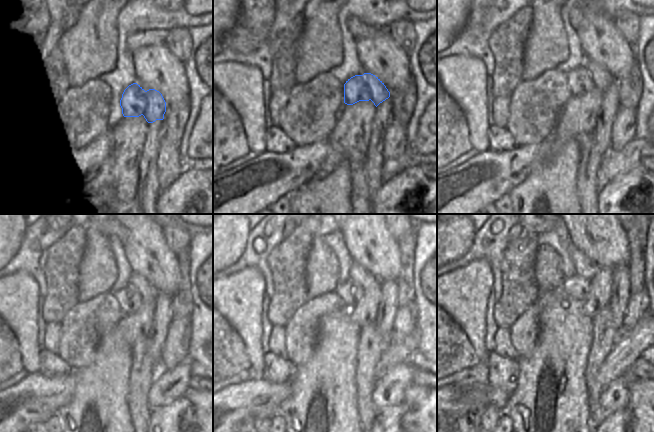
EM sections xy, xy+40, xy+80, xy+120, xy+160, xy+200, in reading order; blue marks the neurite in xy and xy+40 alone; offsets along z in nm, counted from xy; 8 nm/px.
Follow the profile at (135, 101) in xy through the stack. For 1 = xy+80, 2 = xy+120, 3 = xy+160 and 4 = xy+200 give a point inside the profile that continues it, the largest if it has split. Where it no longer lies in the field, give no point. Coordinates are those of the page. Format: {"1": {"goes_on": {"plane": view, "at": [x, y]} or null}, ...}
{"1": {"goes_on": {"plane": "xy+80", "at": [589, 75]}}, "2": {"goes_on": {"plane": "xy+120", "at": [130, 298]}}, "3": {"goes_on": {"plane": "xy+160", "at": [351, 291]}}, "4": {"goes_on": {"plane": "xy+200", "at": [577, 286]}}}

